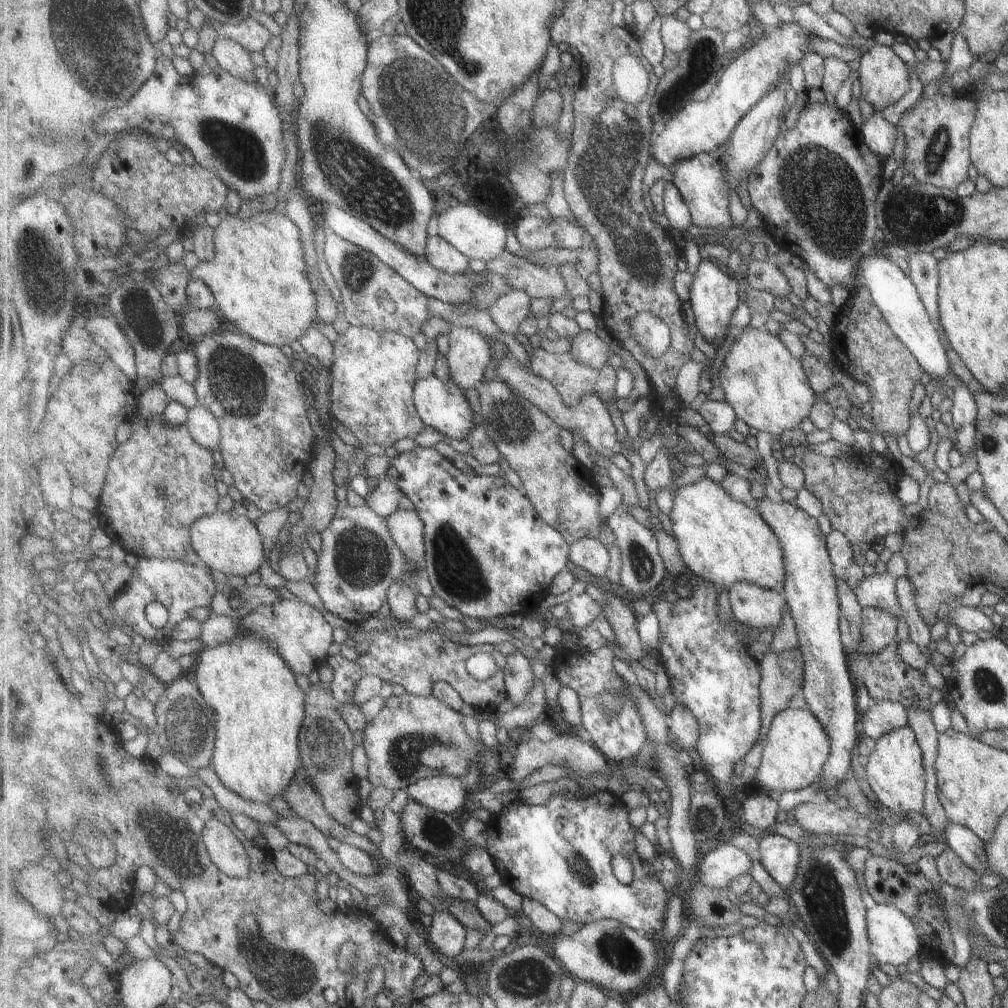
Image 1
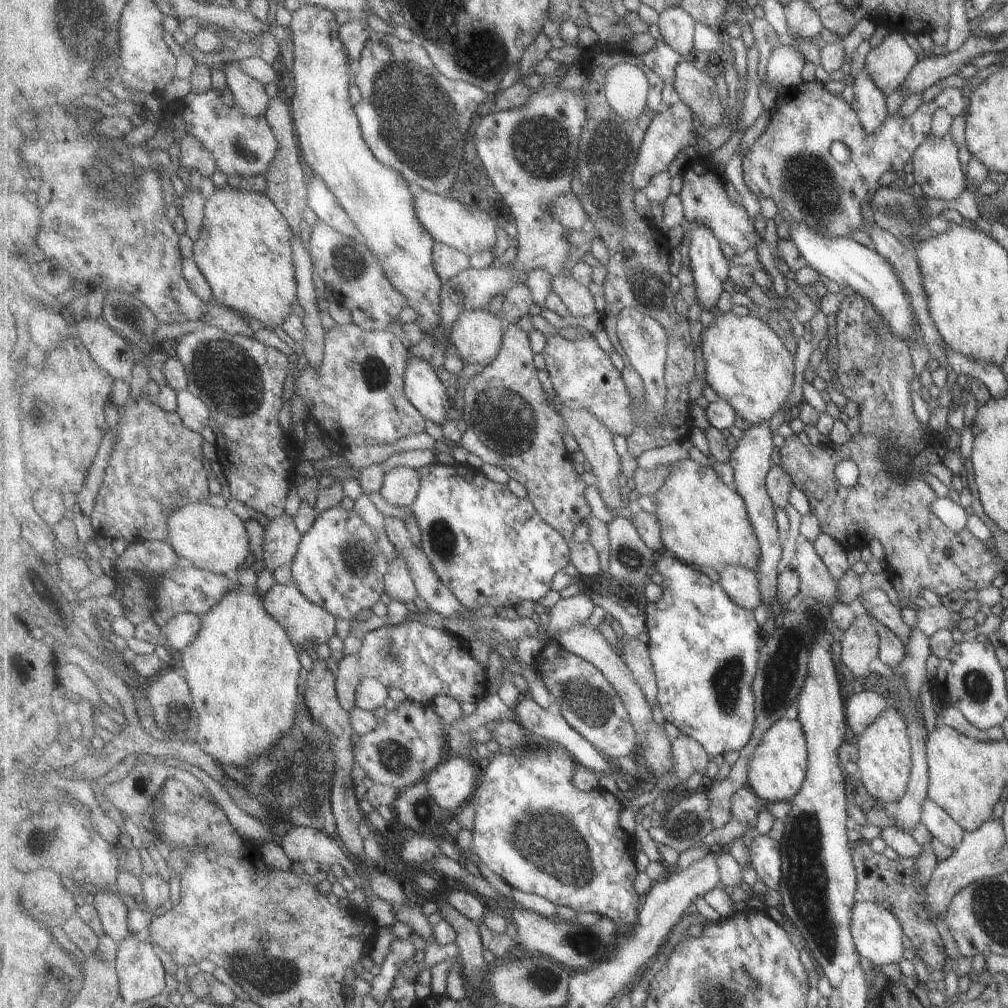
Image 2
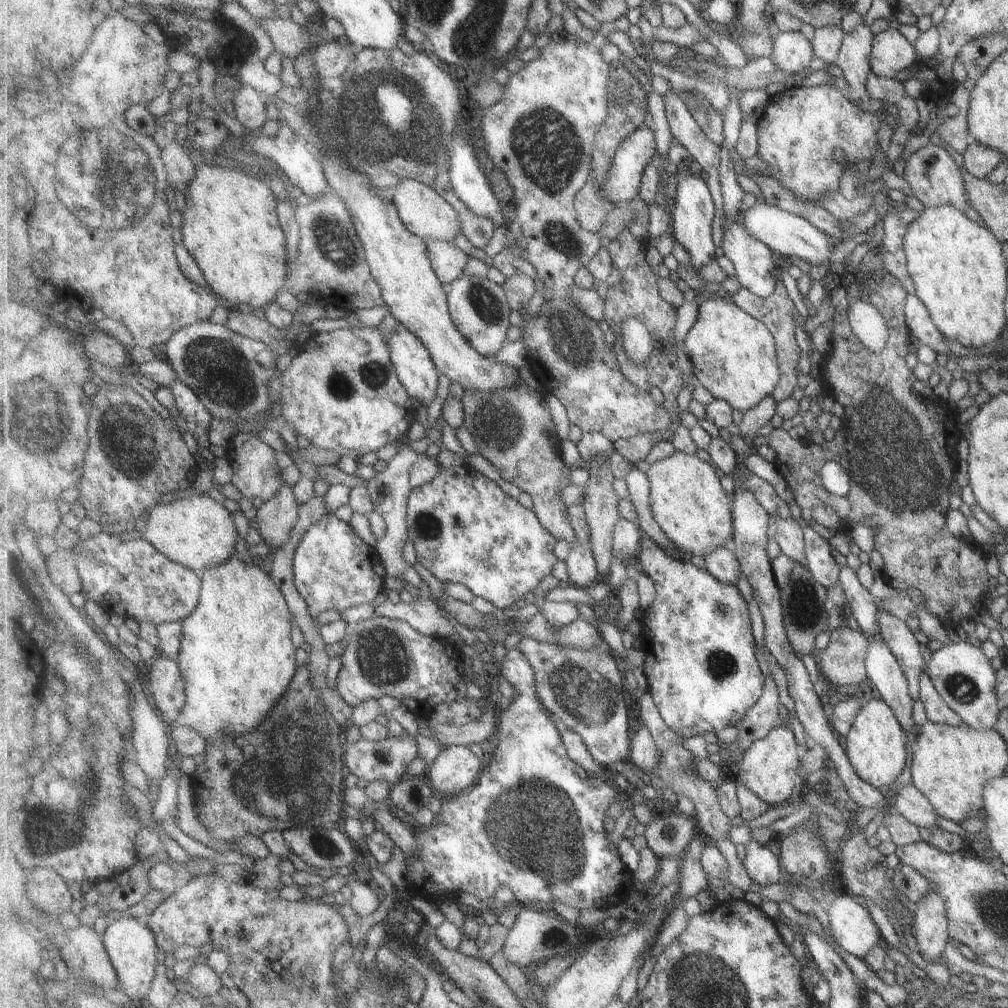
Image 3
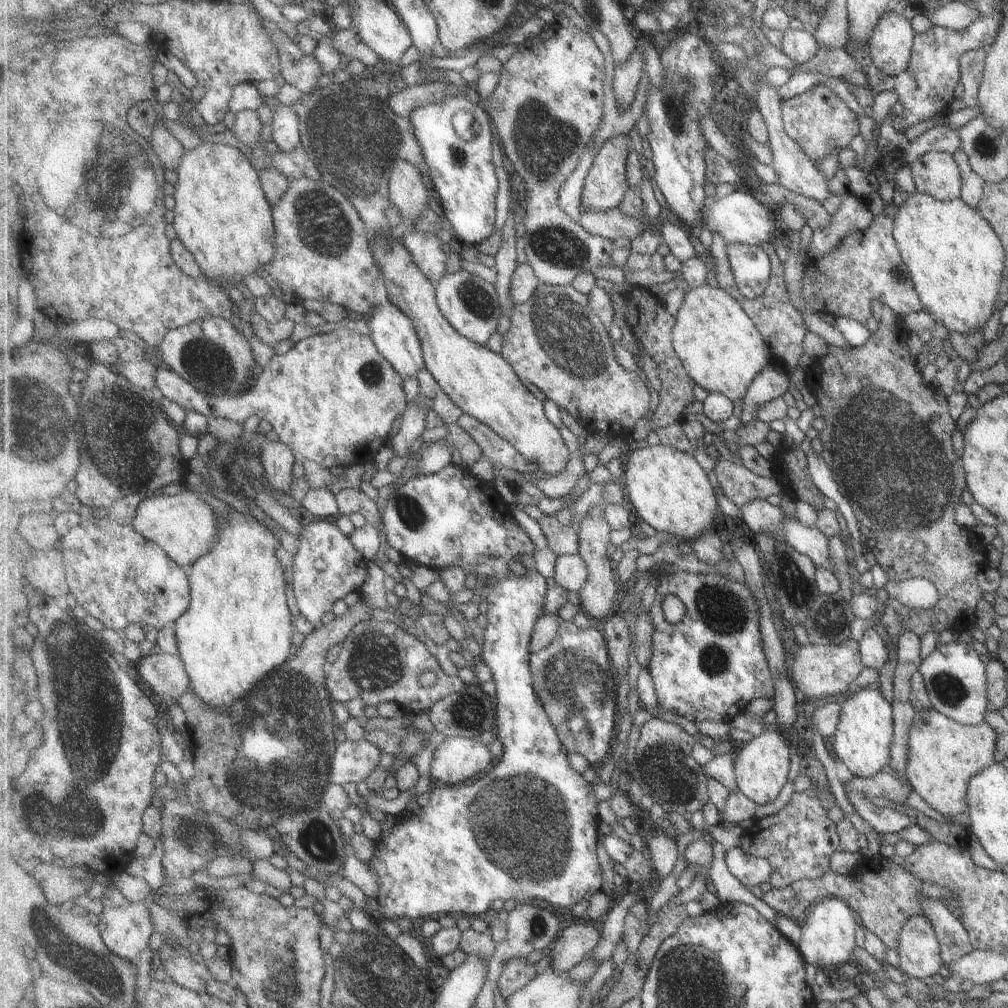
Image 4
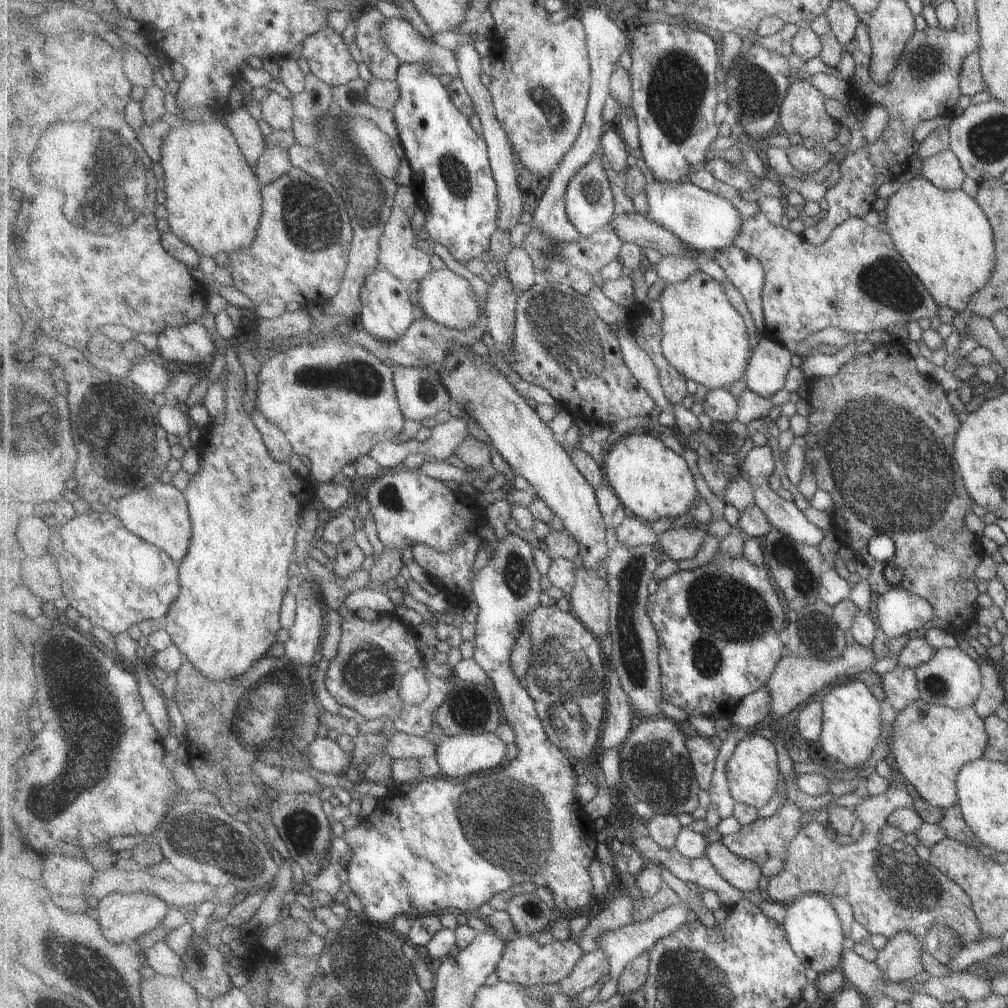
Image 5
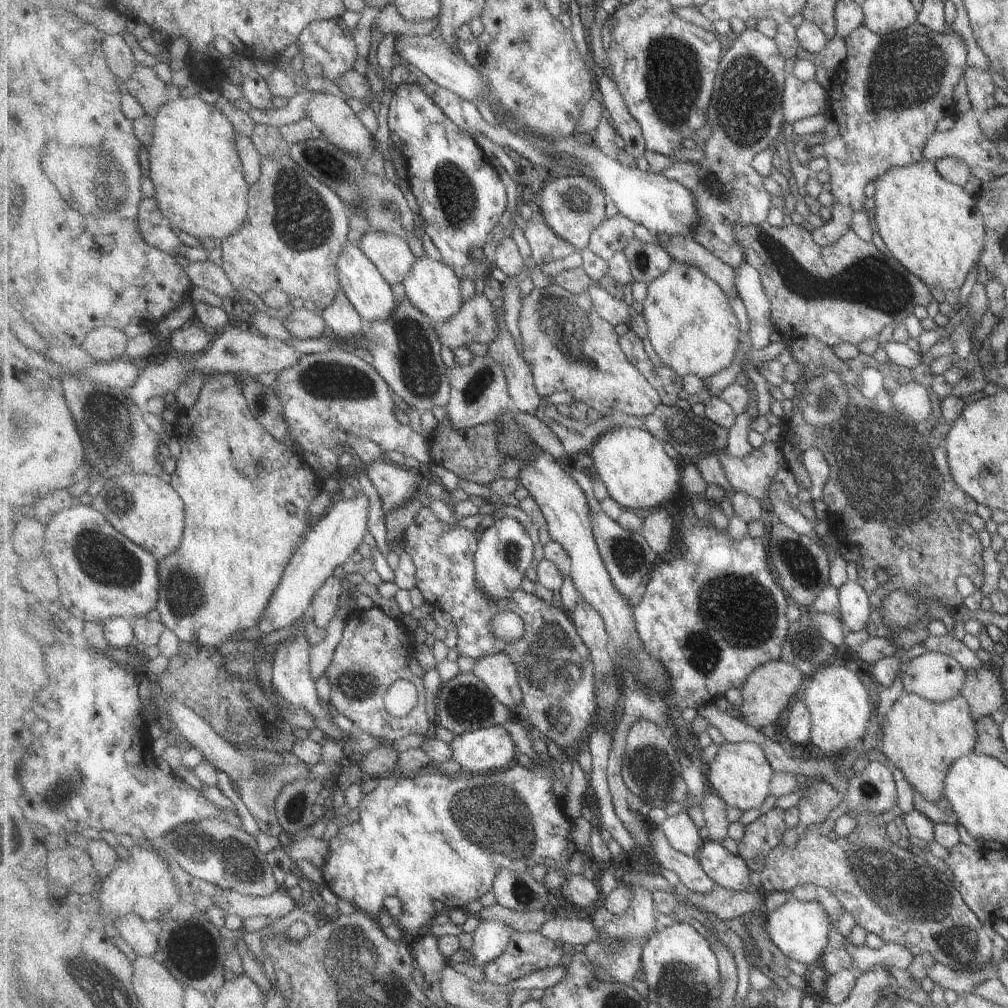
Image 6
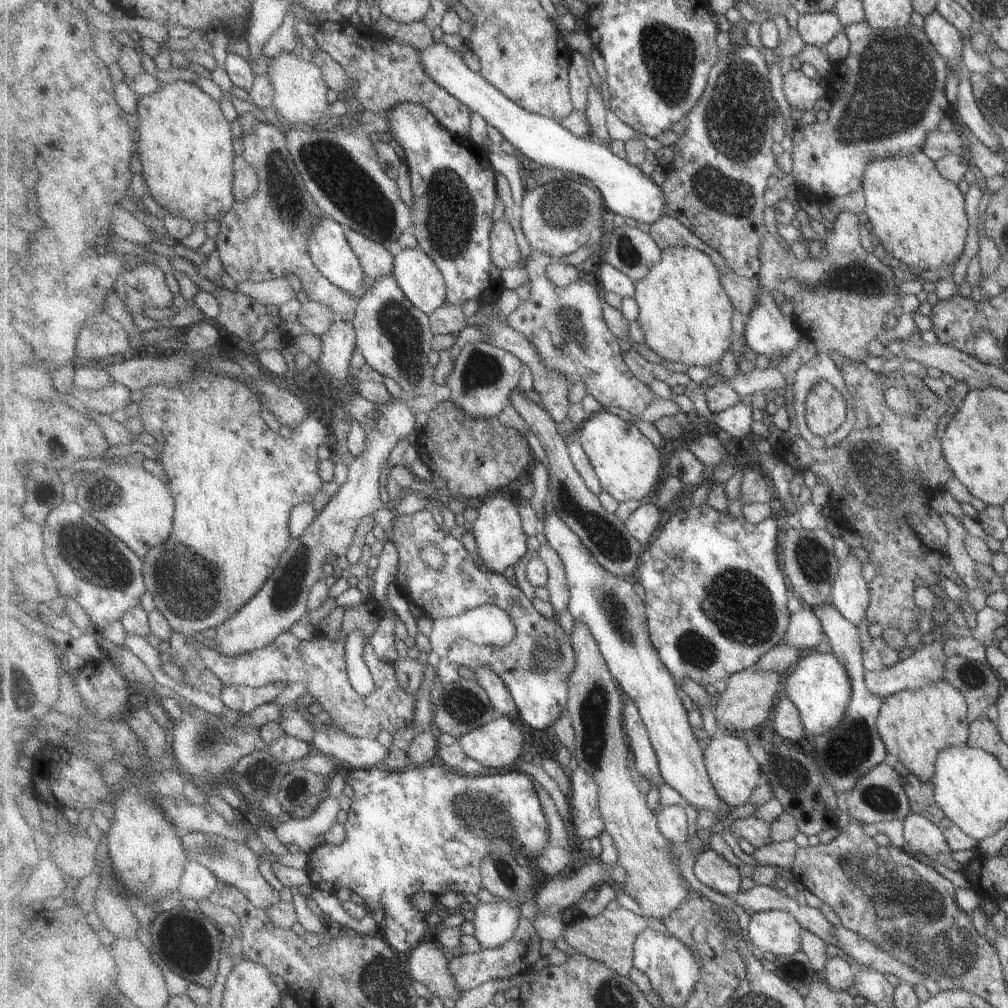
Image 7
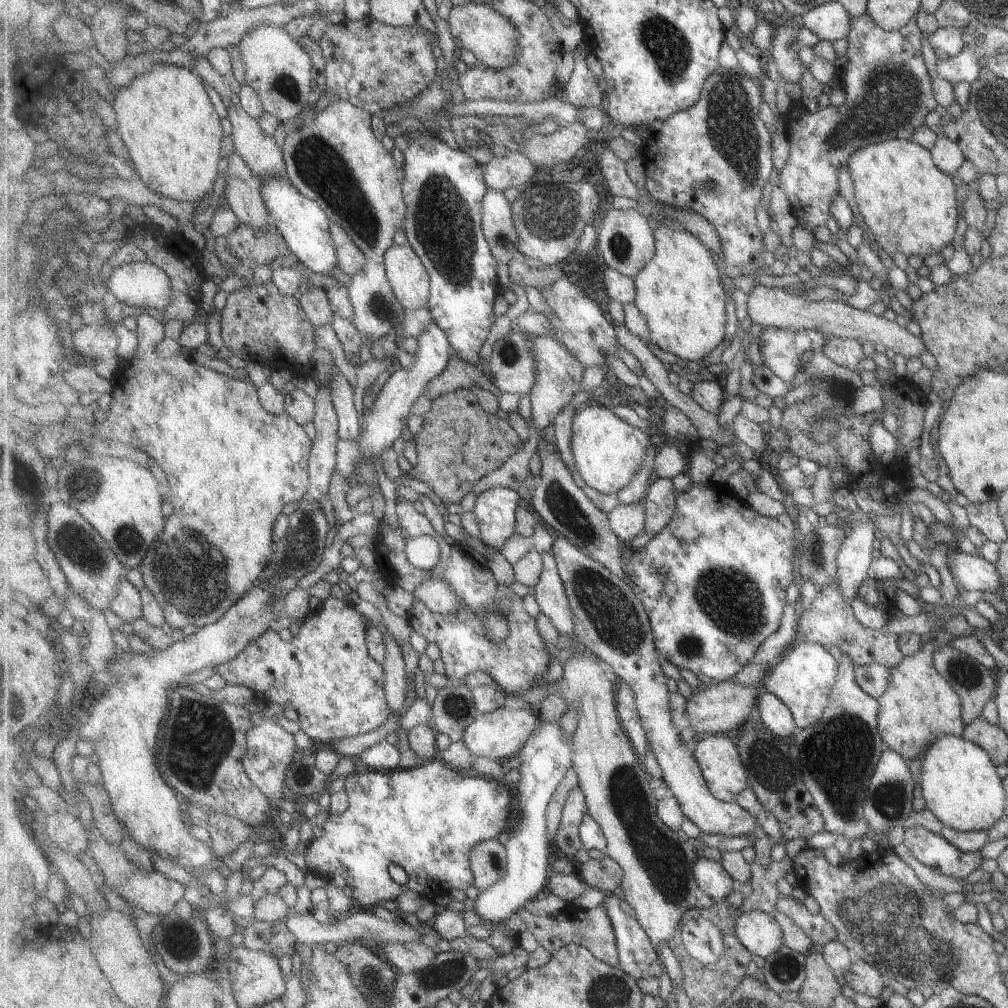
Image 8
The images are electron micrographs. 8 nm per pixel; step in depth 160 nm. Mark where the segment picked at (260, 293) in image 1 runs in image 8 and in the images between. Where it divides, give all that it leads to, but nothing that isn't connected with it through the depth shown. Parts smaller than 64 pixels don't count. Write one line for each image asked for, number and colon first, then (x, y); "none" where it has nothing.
2: (245, 251)
3: (231, 226)
4: (223, 217)
5: (213, 196)
6: (200, 188)
7: (184, 141)
8: (165, 117)

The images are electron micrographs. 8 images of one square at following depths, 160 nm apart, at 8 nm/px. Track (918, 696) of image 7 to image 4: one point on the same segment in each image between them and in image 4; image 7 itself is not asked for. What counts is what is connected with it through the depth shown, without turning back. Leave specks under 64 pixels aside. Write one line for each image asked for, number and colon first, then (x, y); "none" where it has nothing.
4: (941, 754)
5: (931, 743)
6: (922, 738)

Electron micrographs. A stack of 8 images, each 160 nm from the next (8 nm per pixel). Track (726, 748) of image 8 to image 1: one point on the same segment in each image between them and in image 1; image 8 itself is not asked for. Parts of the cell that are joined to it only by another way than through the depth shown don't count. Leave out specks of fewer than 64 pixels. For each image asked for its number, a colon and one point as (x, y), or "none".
1: (797, 747)
2: (778, 770)
3: (770, 766)
4: (762, 764)
5: (753, 771)
6: (741, 773)
7: (734, 773)

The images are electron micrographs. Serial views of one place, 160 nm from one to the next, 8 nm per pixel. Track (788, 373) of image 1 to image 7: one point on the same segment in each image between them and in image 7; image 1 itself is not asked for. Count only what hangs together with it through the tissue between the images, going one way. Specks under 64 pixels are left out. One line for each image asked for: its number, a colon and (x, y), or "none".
2: (746, 363)
3: (734, 356)
4: (722, 349)
5: (705, 338)
6: (691, 325)
7: (686, 316)

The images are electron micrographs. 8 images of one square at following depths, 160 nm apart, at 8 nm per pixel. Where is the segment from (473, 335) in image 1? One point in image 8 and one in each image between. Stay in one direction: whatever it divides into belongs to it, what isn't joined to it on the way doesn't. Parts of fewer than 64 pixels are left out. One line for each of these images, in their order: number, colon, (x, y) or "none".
2: (477, 335)
3: (480, 308)
4: (472, 305)
5: (447, 297)
6: (434, 288)
7: (422, 281)
8: (410, 279)

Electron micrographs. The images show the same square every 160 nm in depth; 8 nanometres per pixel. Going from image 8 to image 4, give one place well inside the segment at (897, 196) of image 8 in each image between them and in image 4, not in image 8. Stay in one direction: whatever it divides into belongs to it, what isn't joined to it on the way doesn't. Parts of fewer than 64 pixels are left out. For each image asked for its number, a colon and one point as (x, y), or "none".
4: (955, 260)
5: (945, 238)
6: (930, 225)
7: (917, 216)

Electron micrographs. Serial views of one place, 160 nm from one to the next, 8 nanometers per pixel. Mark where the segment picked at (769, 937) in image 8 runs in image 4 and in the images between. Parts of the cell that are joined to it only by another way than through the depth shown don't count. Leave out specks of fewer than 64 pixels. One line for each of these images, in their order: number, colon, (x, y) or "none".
4: (828, 931)
5: (813, 926)
6: (801, 929)
7: (773, 931)

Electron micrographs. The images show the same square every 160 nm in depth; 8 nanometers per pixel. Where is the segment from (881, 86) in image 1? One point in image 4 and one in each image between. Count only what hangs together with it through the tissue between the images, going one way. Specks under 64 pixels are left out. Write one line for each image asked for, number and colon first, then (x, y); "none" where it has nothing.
2: (888, 64)
3: (891, 52)
4: (890, 46)

